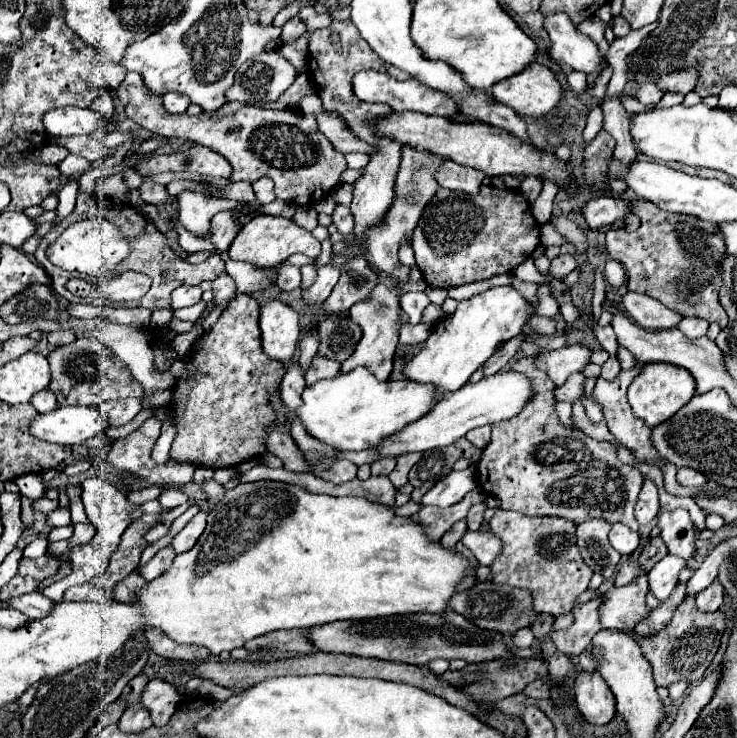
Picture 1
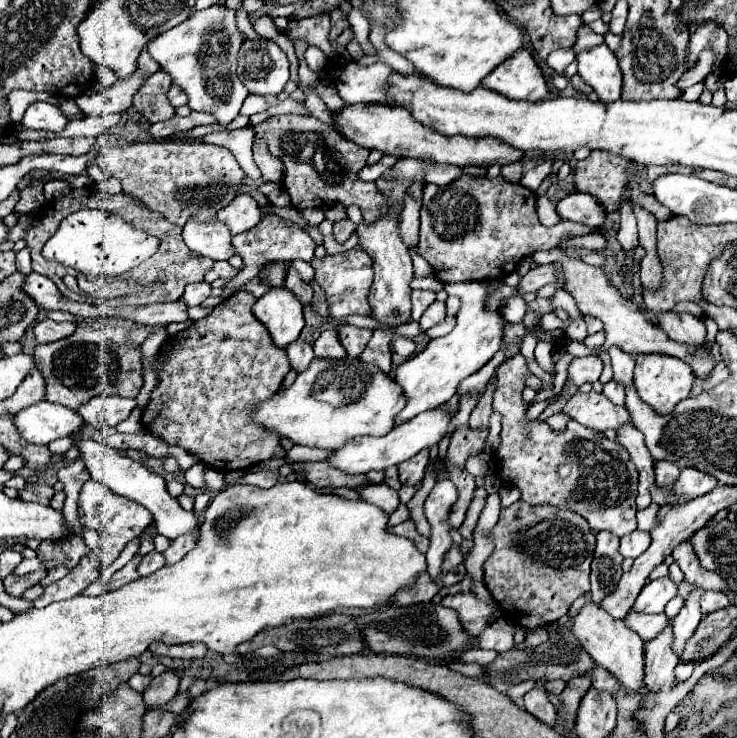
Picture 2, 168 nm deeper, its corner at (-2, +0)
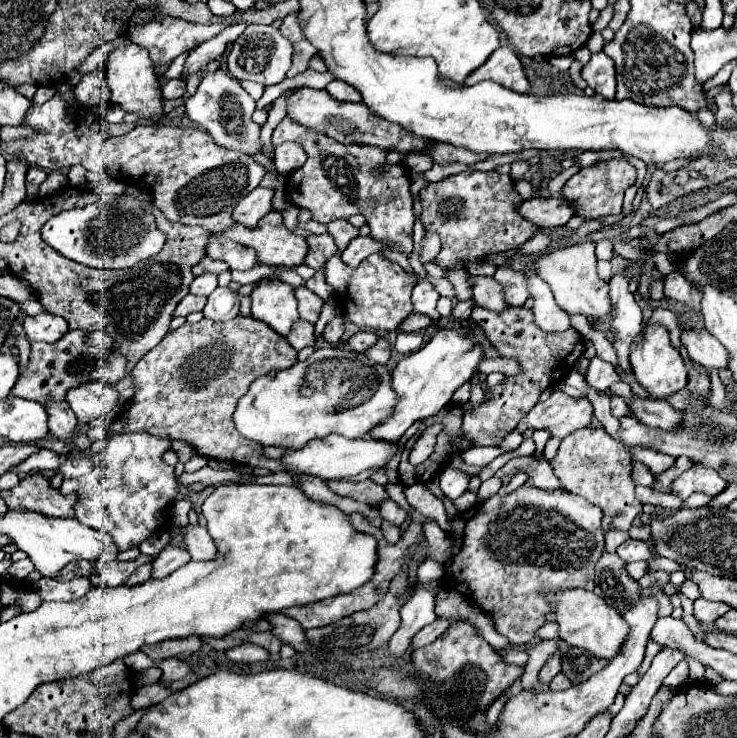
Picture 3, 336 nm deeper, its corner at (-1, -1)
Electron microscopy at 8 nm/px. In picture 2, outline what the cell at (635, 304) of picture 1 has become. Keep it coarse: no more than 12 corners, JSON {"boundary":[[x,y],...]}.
{"boundary":[[661,313],[659,327],[677,343],[709,347],[701,319]]}

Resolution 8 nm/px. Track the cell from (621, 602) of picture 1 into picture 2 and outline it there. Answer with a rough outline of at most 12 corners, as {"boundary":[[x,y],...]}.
{"boundary":[[629,611],[625,623],[643,641],[655,639],[671,621],[667,615]]}

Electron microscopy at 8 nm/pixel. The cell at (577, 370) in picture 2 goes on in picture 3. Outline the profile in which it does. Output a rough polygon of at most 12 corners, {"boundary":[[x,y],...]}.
{"boundary":[[598,356],[590,360],[586,382],[608,390],[618,380],[616,370]]}

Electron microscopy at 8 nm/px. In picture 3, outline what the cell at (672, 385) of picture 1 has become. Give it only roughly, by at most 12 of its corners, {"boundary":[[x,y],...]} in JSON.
{"boundary":[[644,326],[630,354],[650,398],[688,384],[680,352],[664,326]]}

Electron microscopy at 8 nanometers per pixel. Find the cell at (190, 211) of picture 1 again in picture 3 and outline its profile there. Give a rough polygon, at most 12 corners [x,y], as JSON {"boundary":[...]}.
{"boundary":[[212,234],[206,256],[232,270],[258,264],[254,250]]}

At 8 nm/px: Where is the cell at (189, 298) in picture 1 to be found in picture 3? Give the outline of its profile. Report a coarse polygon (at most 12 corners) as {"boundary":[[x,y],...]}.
{"boundary":[[202,274],[190,284],[190,294],[210,296],[216,290],[214,274]]}

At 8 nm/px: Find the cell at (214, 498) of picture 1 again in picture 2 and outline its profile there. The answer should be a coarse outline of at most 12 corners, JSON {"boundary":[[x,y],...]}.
{"boundary":[[197,461],[185,471],[185,481],[201,491],[207,491],[203,481],[205,463]]}

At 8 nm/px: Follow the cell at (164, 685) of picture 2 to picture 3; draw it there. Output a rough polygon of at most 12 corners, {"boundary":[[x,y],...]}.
{"boundary":[[178,658],[160,662],[162,680],[170,684],[190,674],[190,666]]}

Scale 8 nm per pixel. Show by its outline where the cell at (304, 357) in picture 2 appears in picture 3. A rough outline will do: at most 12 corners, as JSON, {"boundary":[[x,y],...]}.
{"boundary":[[298,320],[286,340],[294,350],[316,346],[314,324]]}

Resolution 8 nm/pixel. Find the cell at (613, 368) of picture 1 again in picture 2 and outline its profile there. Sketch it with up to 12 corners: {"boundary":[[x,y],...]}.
{"boundary":[[615,381],[605,385],[605,395],[613,405],[625,405],[625,389]]}

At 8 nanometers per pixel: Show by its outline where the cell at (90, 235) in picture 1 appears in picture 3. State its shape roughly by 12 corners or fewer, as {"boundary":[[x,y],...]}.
{"boundary":[[128,186],[120,204],[52,216],[42,240],[94,268],[132,268],[166,236]]}

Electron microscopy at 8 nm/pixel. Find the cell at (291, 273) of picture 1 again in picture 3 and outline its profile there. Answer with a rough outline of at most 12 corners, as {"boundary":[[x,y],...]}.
{"boundary":[[306,286],[294,288],[300,318],[316,322],[322,298]]}

